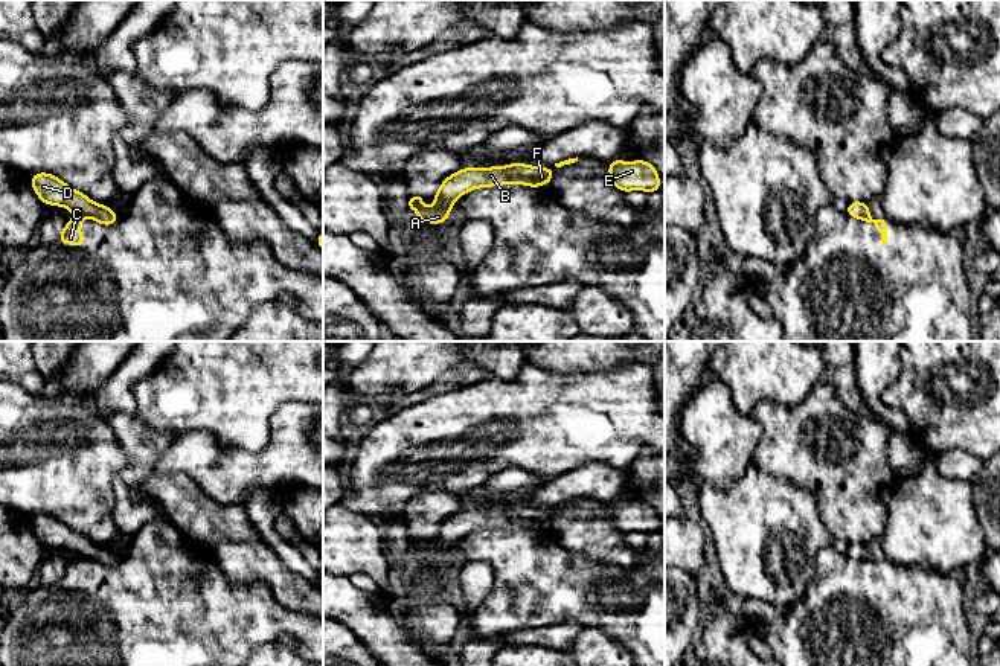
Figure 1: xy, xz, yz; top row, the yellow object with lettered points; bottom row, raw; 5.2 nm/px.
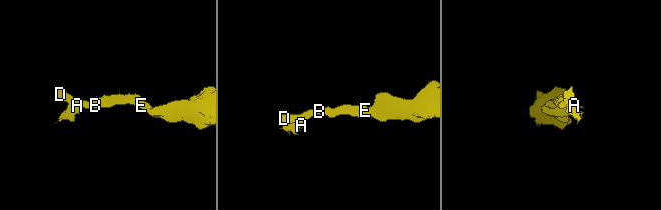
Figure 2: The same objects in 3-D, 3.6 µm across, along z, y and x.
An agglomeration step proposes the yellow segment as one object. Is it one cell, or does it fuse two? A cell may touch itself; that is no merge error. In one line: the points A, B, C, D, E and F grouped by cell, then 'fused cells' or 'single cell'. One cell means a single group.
A C / B D E F | fused cells

